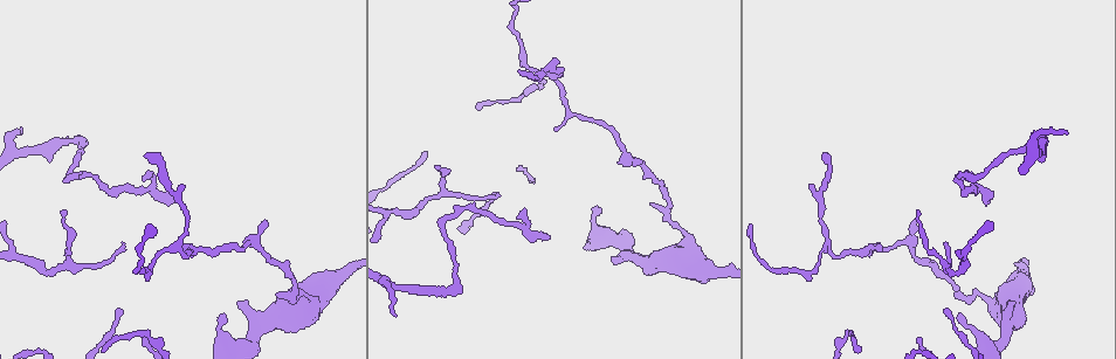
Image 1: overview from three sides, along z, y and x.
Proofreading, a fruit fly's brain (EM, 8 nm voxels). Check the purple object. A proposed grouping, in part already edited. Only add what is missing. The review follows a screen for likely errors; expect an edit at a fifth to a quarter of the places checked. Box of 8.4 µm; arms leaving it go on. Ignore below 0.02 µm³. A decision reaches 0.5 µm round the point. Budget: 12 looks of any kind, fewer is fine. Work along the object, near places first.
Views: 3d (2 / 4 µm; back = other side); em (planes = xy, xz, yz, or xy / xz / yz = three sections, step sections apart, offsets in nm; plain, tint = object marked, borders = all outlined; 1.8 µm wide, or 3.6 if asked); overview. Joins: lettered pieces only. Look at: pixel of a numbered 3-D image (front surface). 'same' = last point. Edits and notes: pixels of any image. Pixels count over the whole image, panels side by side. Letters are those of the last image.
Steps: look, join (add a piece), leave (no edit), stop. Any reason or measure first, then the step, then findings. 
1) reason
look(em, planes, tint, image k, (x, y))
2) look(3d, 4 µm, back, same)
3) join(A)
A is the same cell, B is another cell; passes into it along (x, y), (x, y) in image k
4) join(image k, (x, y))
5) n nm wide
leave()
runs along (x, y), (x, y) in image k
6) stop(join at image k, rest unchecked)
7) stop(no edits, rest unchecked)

an open end
look(3d, 4 µm, image 1, (554, 129))

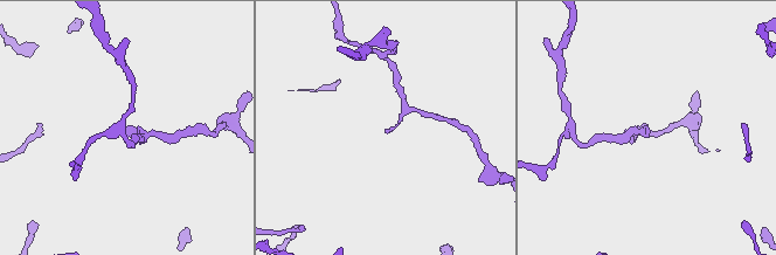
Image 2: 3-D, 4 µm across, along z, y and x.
now the EM
look(em, planes, borders, image 2, (385, 130))

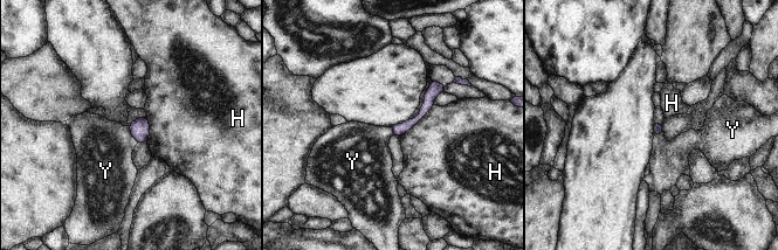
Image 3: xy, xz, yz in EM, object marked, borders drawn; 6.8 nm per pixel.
80 nm wide
leave()
H and Y are other cells; border along (129, 126), (129, 132), (137, 143) in image 3; none of them fits

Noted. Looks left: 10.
branch stops here
look(em, xy, step 8, tint, image 1, (223, 315))

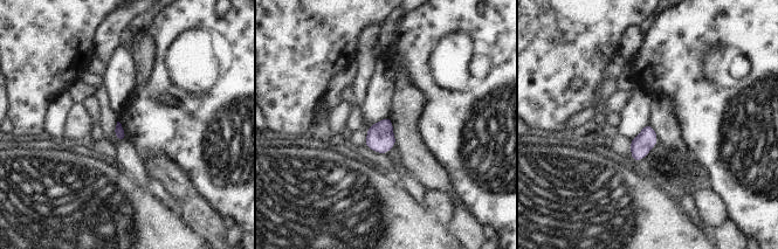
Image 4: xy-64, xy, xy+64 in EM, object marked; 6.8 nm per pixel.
another direction
look(em, planes, borders, same)

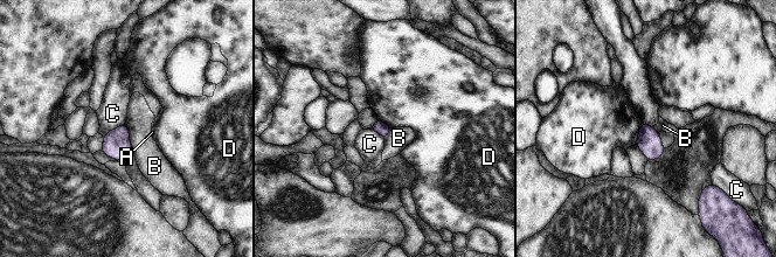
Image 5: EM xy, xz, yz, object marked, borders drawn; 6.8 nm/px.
leave()
A, B, C and D are other cells; border along (124, 123), (111, 129), (103, 137) in image 5; none of them fits

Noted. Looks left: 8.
tapers out
look(em, planes, borders, image 1, (638, 164))

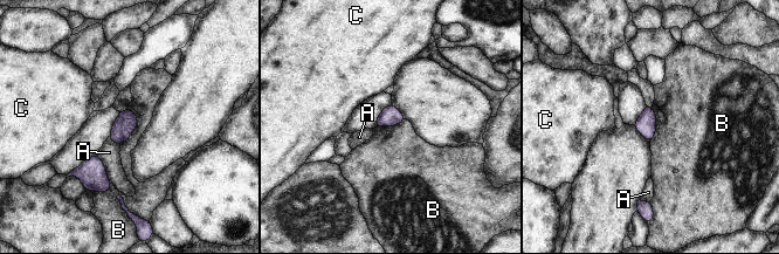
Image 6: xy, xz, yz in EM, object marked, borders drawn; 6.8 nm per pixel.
leave()
A, B and C are other cells; border along (129, 108), (137, 126), (119, 144) in image 6; none of them fits

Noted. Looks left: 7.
free end
look(em, yz, step 16, plain, image 1, (550, 236))

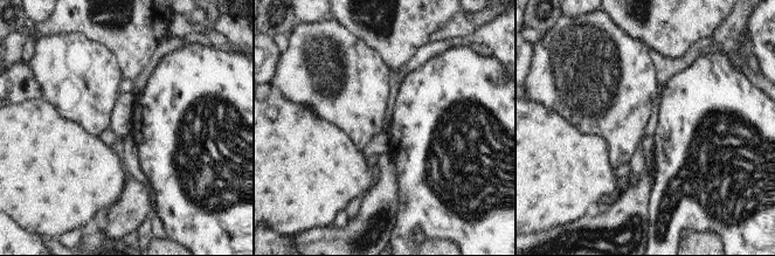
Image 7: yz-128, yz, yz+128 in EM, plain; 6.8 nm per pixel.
see the neighbours
look(em, yz, step 16, borders, same)

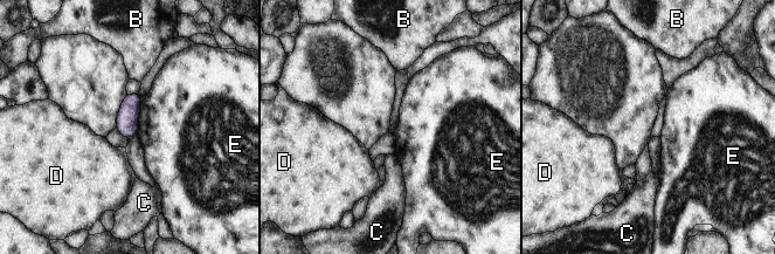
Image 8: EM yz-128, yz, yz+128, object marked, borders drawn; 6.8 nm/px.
leave()
B, C, D and E are other cells; border along (142, 102), (137, 132) in image 8; no lettered piece goes on from it

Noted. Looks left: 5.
sharp bend
look(em, xy, step 4, borders, image 1, (68, 179))

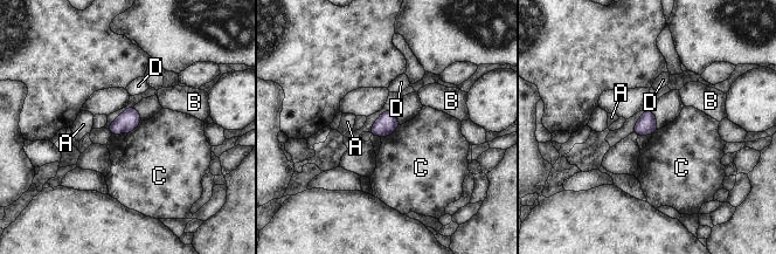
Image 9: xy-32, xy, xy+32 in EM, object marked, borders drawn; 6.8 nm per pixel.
C touches over 160 nm
leave()
A, B, C and D are other cells; border along (400, 125), (392, 134), (381, 137) in image 9; none of them fits

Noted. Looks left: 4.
stop(no edits, rest unchecked)

